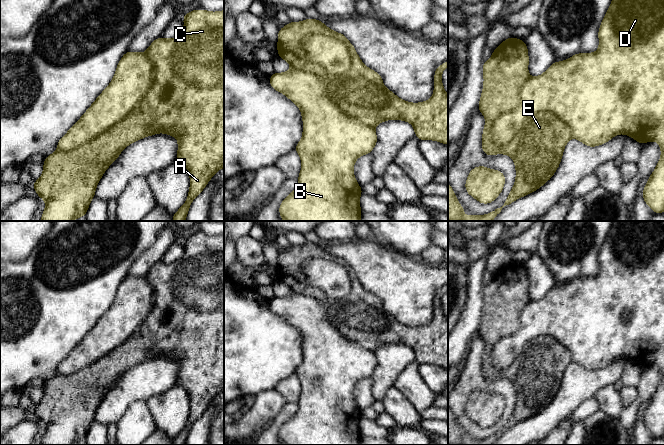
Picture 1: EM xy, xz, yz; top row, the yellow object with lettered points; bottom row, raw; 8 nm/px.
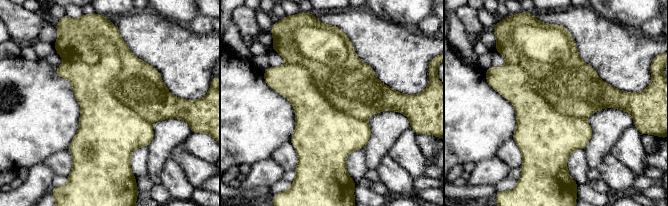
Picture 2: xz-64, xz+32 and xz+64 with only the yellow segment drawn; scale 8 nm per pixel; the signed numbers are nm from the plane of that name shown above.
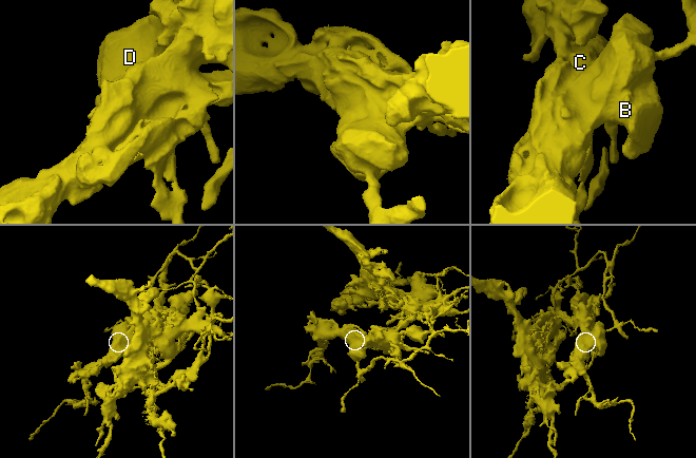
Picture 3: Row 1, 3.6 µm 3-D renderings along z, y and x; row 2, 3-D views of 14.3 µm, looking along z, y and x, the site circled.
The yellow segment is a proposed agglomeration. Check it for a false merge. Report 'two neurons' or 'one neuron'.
two neurons

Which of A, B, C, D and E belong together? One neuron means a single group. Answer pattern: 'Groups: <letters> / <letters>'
Groups: A C E / B D

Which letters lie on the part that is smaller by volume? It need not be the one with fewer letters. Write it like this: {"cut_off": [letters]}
{"cut_off": ["B", "D"]}

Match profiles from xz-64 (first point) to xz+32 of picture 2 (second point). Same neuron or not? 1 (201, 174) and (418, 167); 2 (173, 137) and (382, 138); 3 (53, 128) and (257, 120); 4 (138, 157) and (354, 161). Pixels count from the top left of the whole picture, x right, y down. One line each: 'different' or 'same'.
1: same
2: same
3: same
4: same

